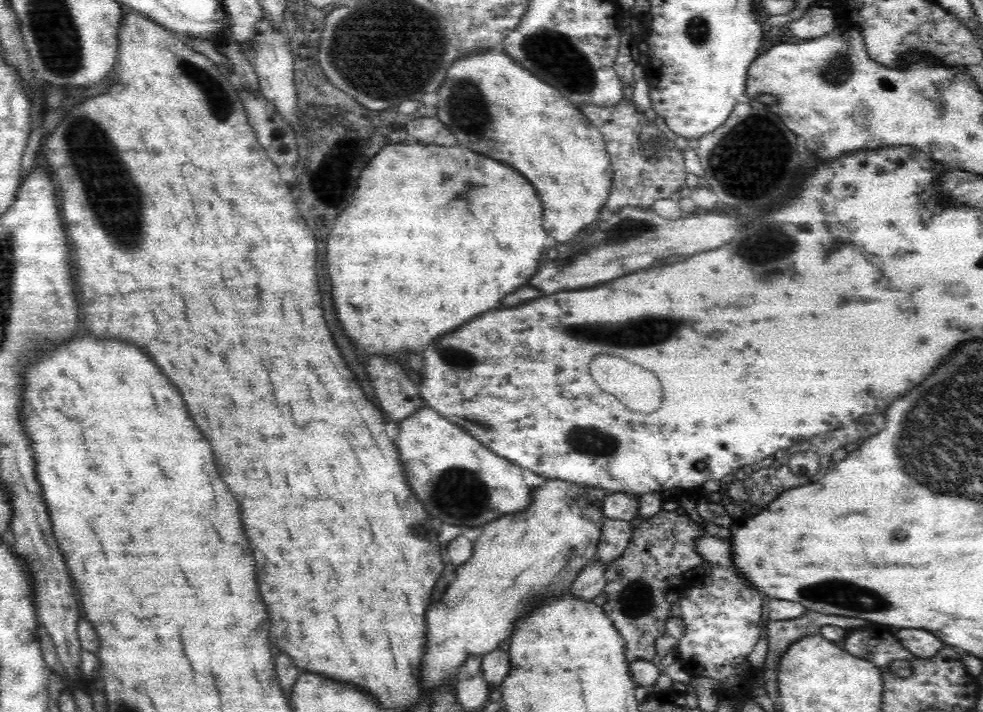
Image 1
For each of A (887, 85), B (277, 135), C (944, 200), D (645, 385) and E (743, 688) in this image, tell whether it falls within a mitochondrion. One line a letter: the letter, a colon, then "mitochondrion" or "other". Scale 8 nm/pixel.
A: other
B: other
C: other
D: other
E: other

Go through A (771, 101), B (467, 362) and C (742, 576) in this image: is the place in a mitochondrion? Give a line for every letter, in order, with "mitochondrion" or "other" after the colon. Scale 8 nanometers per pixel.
A: mitochondrion
B: mitochondrion
C: other

